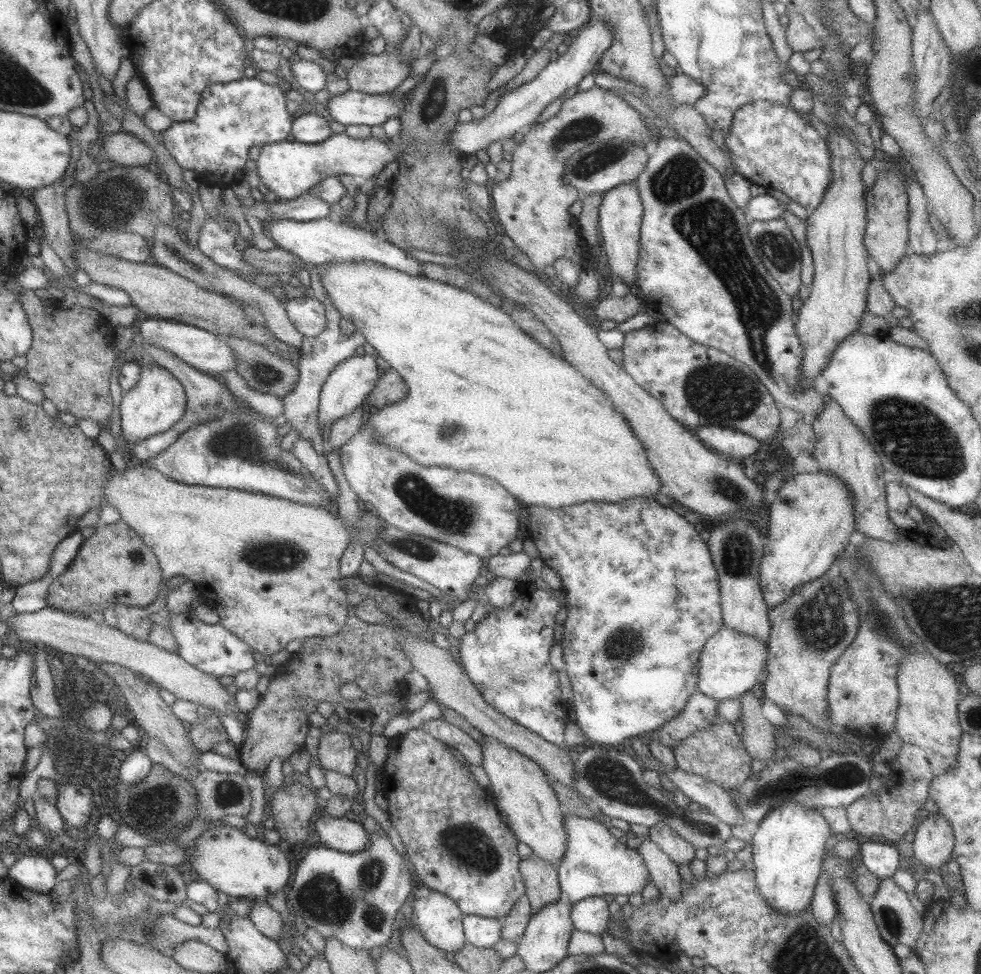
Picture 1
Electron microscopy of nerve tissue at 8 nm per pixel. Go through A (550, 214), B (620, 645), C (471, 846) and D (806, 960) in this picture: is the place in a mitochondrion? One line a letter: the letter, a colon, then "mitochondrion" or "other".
A: other
B: mitochondrion
C: mitochondrion
D: mitochondrion

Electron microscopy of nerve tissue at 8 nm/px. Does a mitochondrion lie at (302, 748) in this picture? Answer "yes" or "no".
no

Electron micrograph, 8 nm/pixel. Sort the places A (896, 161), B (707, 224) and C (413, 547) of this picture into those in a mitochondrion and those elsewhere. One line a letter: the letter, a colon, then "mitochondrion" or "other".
A: other
B: mitochondrion
C: mitochondrion

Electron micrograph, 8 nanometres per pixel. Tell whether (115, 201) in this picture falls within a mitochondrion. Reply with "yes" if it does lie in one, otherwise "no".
yes

